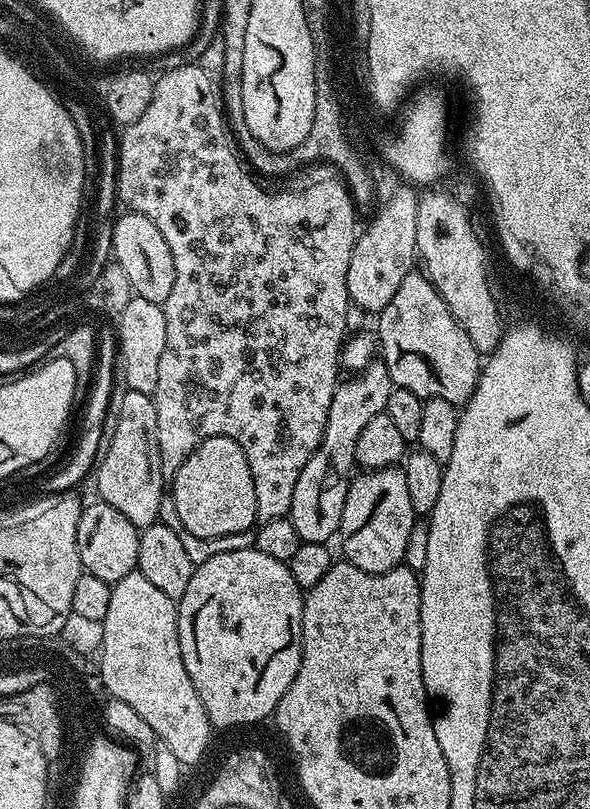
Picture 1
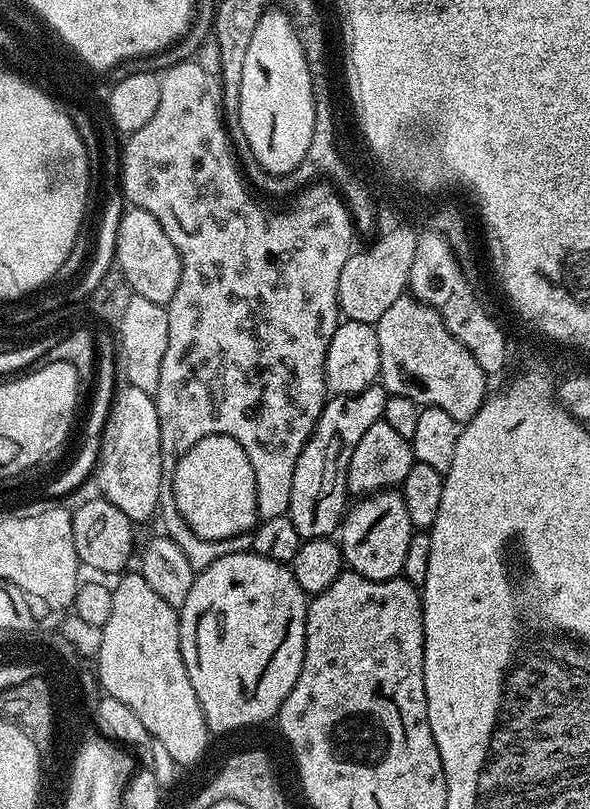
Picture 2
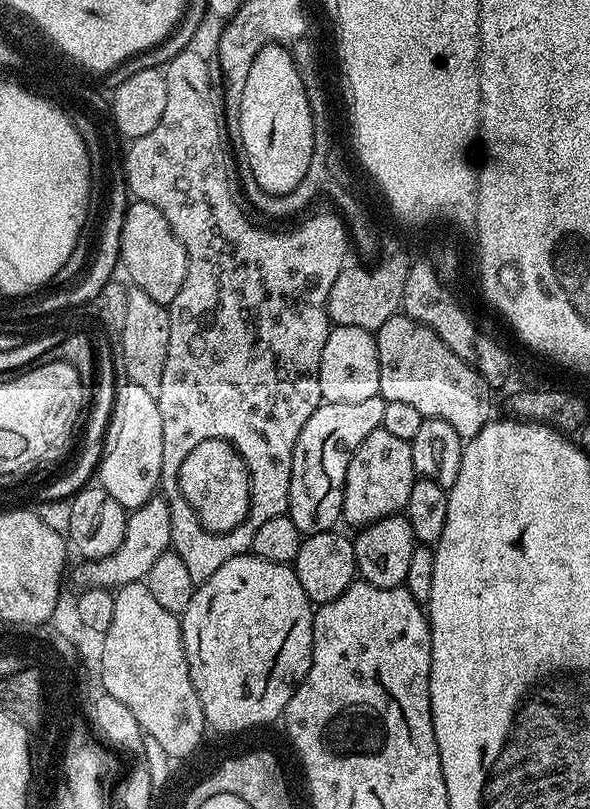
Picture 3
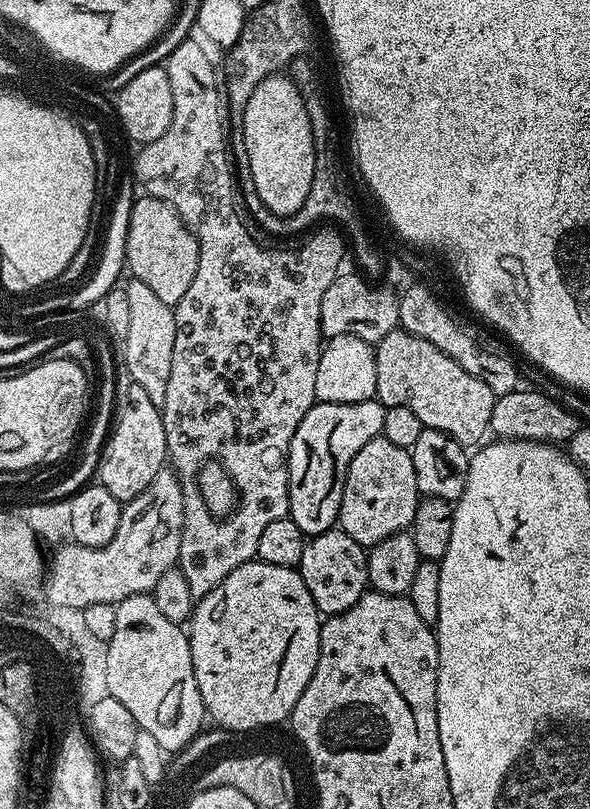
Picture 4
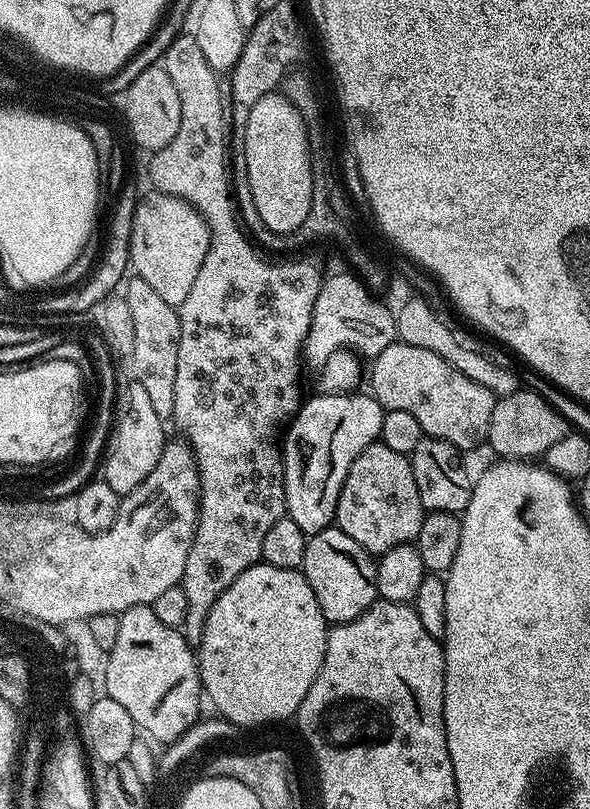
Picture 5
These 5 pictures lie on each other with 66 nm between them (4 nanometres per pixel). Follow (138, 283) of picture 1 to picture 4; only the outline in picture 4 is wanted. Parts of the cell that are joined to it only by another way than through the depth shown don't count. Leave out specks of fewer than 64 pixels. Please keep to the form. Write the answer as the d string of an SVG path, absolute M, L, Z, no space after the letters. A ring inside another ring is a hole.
M140 194L135 197L130 210L125 258L127 271L129 273L132 271L131 275L135 279L146 282L146 286L150 286L150 290L154 290L155 296L160 301L175 306L182 298L182 294L186 294L190 282L194 282L194 270L198 270L198 242L192 231L182 222L179 214L168 205L168 201Z

